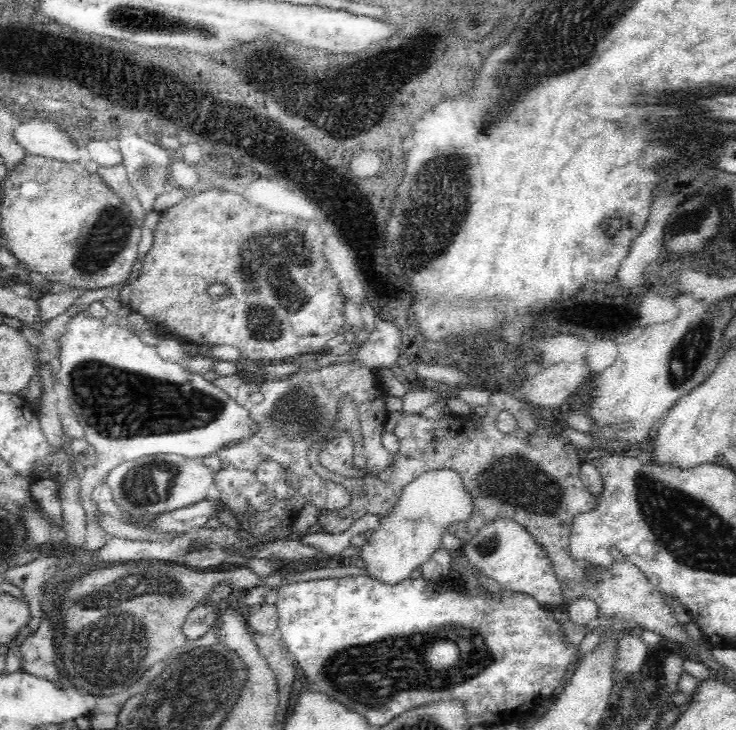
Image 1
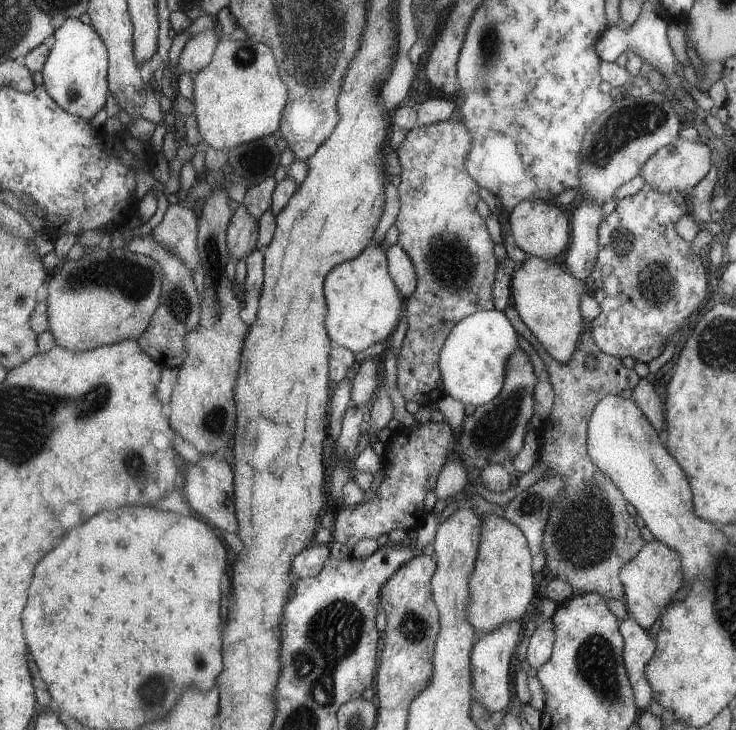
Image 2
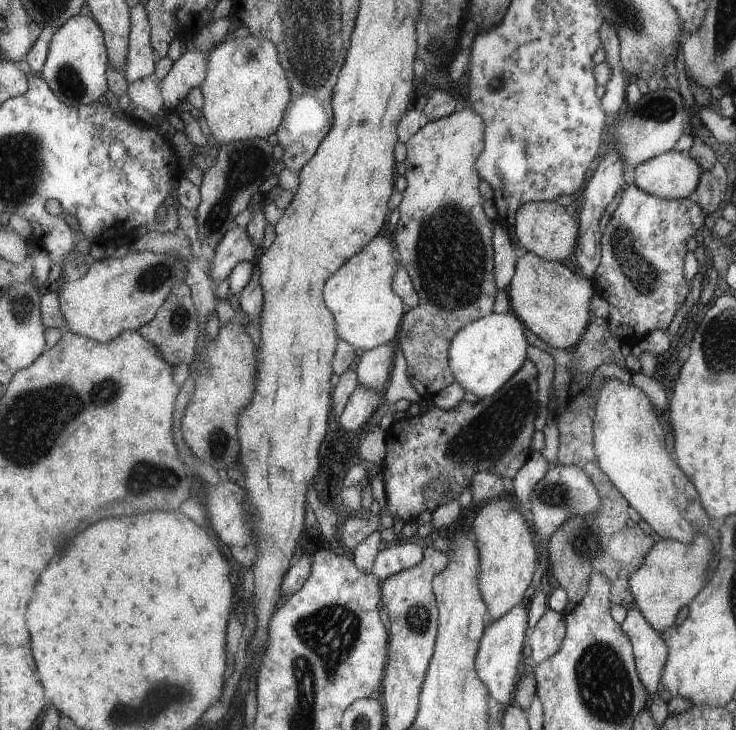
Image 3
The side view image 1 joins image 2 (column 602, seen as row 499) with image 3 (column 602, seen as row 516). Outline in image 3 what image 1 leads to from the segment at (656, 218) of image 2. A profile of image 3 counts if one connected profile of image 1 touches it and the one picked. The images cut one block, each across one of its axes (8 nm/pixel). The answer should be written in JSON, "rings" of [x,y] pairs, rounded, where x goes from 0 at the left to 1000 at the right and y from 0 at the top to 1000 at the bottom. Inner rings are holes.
{"rings":[[[856,249],[848,256],[842,279],[817,322],[818,353],[806,377],[811,403],[827,416],[823,441],[840,468],[860,473],[889,452],[908,452],[921,419],[935,403],[935,384],[929,381],[935,323],[944,323],[955,314],[957,295],[955,285],[933,271],[895,271]]]}

